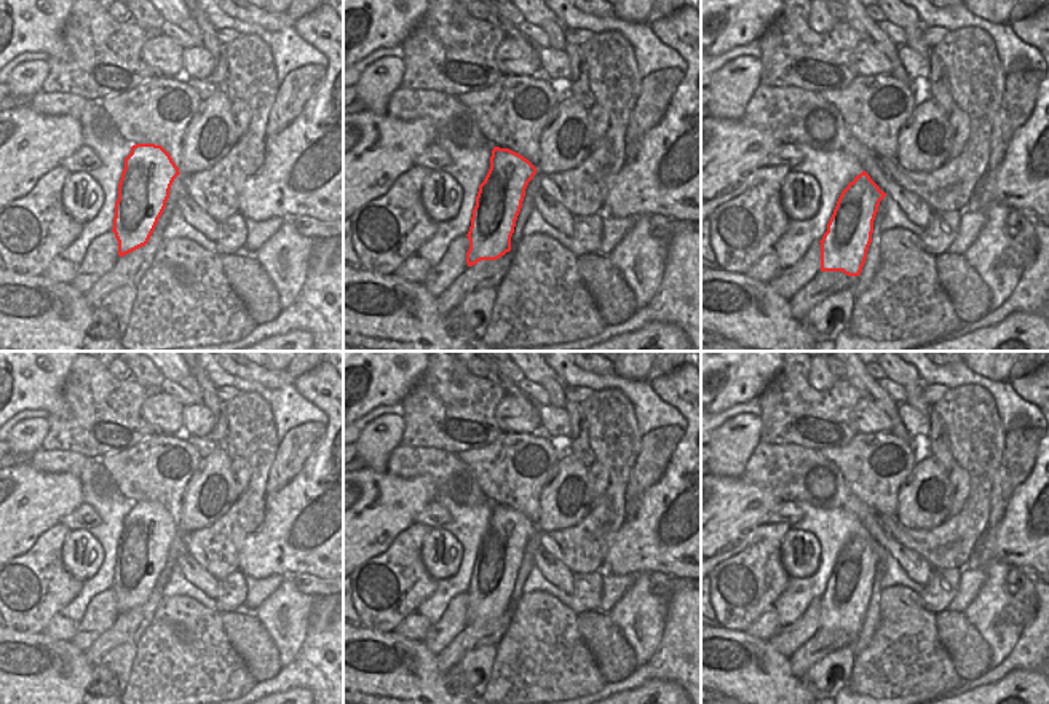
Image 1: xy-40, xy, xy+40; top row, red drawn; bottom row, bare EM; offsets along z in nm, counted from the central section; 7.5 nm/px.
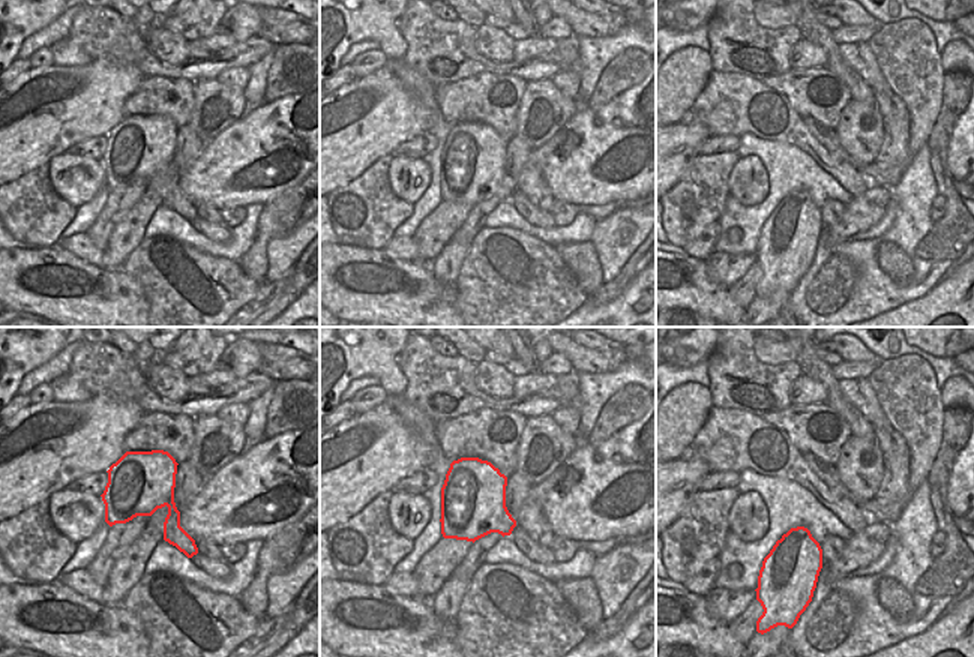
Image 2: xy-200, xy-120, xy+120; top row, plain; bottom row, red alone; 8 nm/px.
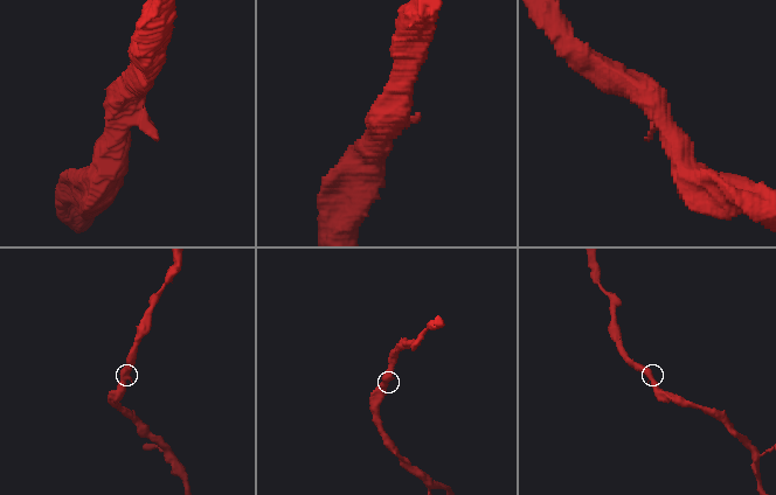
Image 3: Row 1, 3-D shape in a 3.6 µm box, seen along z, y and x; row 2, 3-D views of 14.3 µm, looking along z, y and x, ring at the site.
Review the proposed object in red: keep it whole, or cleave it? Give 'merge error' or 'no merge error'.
no merge error

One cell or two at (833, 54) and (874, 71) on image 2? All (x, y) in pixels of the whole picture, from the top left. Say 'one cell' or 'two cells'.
two cells

